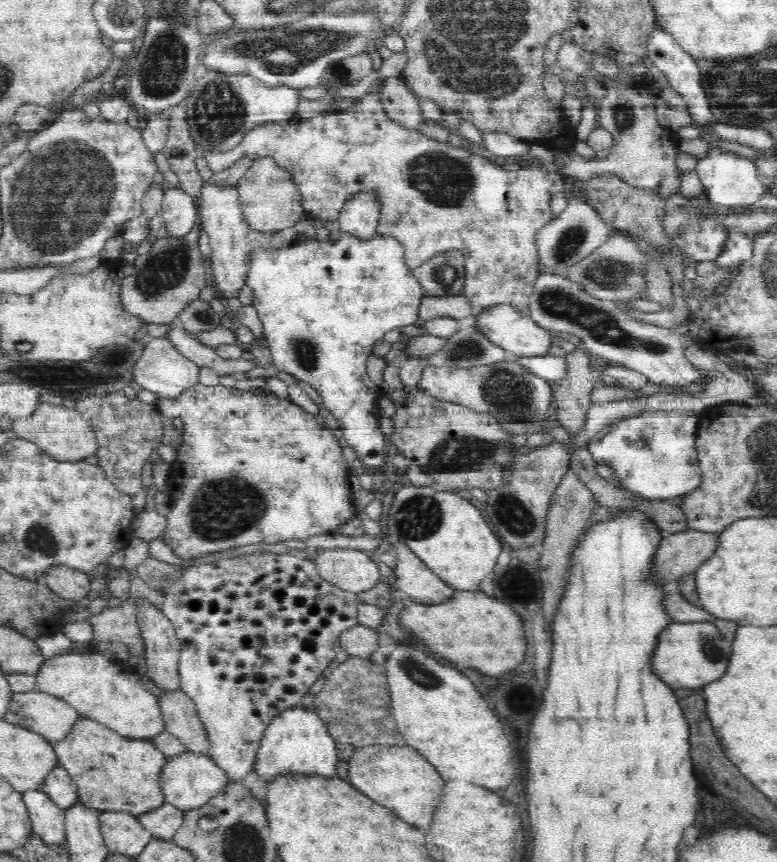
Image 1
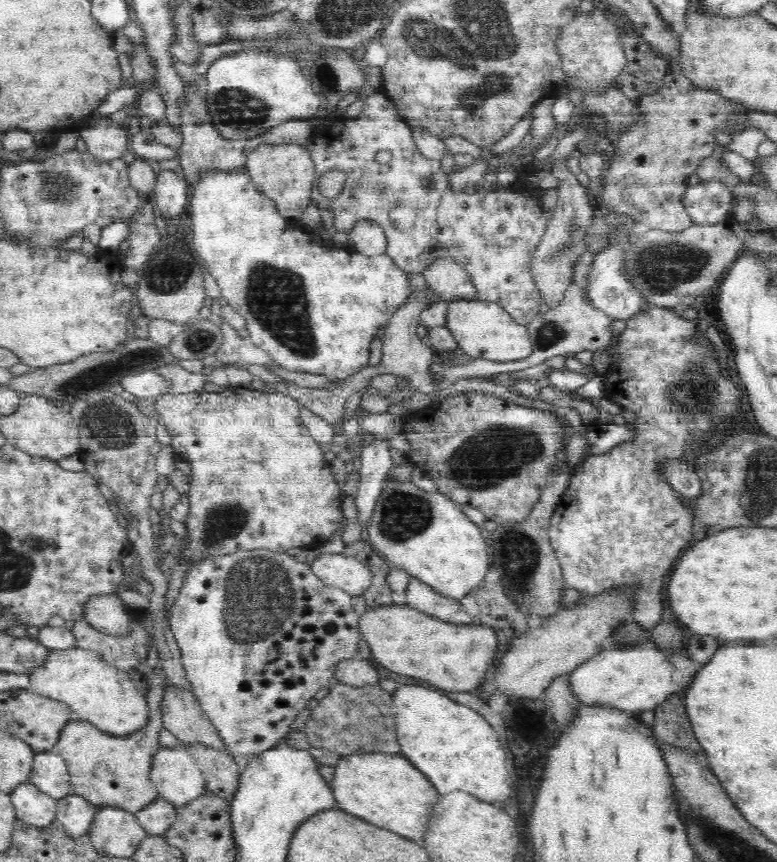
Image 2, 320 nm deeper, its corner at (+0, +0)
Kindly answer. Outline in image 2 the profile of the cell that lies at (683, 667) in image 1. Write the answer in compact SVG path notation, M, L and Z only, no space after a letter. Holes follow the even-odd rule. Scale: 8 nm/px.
M649 639L636 646L620 646L613 642L598 649L596 656L569 673L569 688L579 704L640 712L656 708L665 698L688 686L700 666L691 661L685 649L676 654L660 652Z

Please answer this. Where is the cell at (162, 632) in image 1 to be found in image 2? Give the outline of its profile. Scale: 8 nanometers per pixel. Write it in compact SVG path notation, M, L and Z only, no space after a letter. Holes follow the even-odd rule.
M168 681L160 708L163 727L167 728L182 746L203 744L220 752L226 751L226 745L220 740L219 732L192 692L183 688L179 690Z

